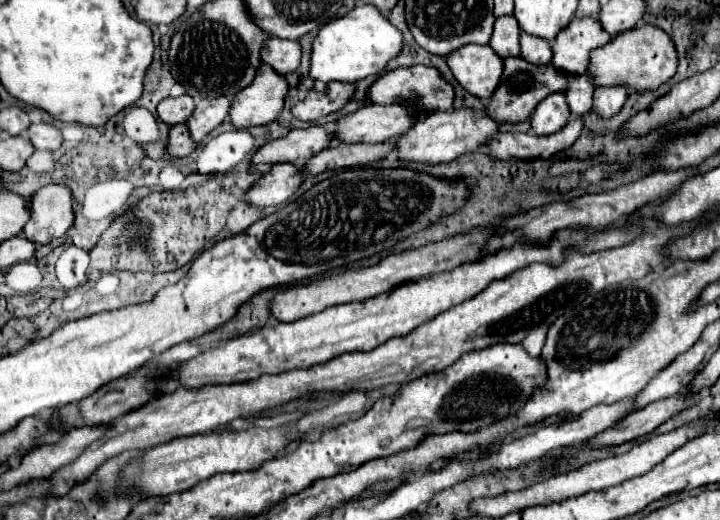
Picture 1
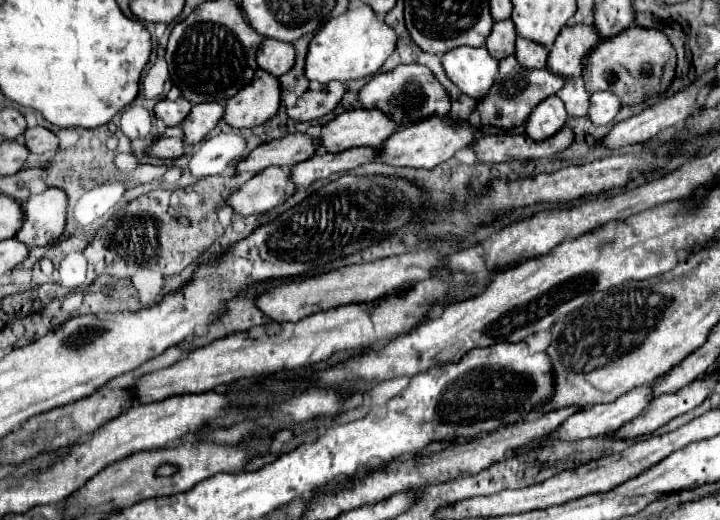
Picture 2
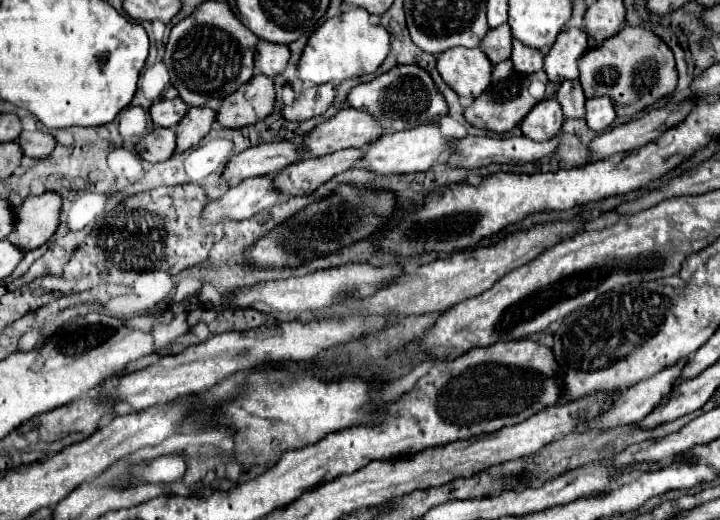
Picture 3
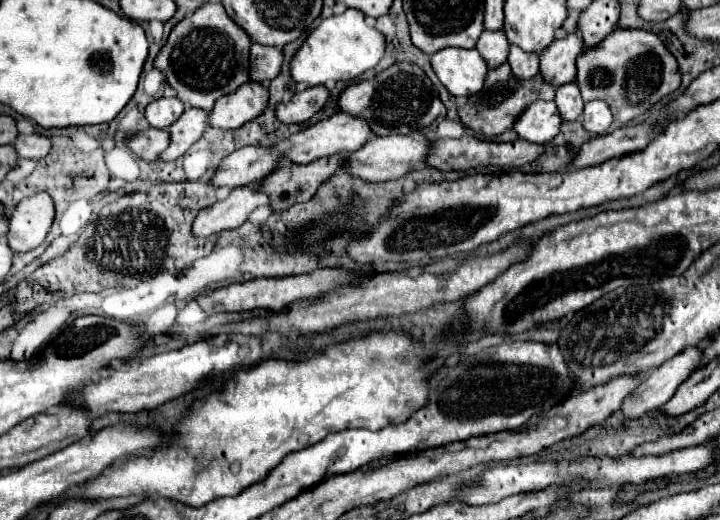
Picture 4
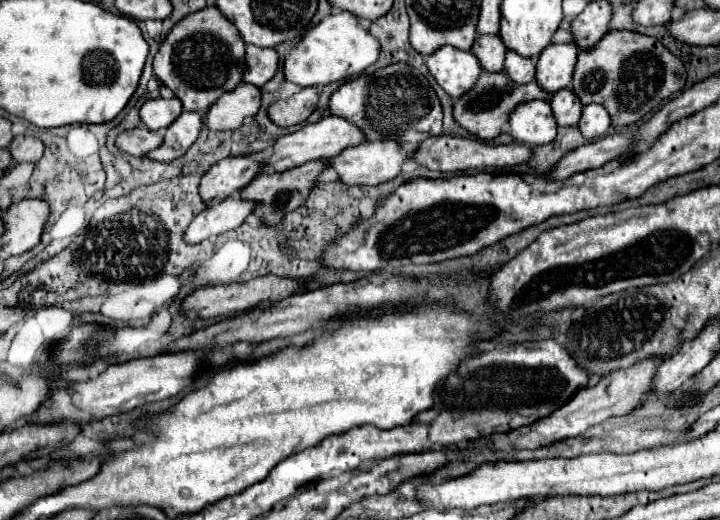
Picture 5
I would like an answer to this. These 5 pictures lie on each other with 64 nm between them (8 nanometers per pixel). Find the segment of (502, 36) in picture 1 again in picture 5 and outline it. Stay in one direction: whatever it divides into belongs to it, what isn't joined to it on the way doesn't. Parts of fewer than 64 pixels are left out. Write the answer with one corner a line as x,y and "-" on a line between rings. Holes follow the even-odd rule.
478,36
472,52
476,54
476,58
480,60
482,68
488,72
498,72
504,68
504,42
500,40
500,36

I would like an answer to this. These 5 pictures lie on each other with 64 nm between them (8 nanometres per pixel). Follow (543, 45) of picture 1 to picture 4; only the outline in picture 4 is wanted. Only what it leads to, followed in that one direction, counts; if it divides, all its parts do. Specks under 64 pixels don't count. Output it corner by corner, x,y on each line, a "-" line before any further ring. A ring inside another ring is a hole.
510,48
508,64
518,78
532,78
540,72
540,56
534,52
520,52
520,48

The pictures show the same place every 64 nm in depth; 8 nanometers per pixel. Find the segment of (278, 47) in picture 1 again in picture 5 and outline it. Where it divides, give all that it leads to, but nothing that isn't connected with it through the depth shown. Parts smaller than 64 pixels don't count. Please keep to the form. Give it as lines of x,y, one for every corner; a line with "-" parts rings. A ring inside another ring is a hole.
254,44
246,46
244,82
262,88
268,80
274,78
276,70
278,70
278,54
274,48
256,48

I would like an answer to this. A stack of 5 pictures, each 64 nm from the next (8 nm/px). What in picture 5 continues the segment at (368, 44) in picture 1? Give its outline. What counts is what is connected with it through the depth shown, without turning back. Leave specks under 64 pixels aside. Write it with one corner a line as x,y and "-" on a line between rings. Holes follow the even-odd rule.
340,12
310,28
304,38
290,50
288,58
284,60
284,76
288,82
300,86
326,86
330,82
362,74
378,60
378,56
380,42
358,24
358,16
352,16
352,12

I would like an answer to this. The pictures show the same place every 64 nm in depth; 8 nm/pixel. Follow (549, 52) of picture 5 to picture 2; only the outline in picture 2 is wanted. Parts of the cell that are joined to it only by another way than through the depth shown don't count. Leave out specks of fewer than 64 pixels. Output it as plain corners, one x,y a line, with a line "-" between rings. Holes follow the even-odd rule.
568,24
550,48
548,68
558,76
582,76
584,56
602,42
594,24

